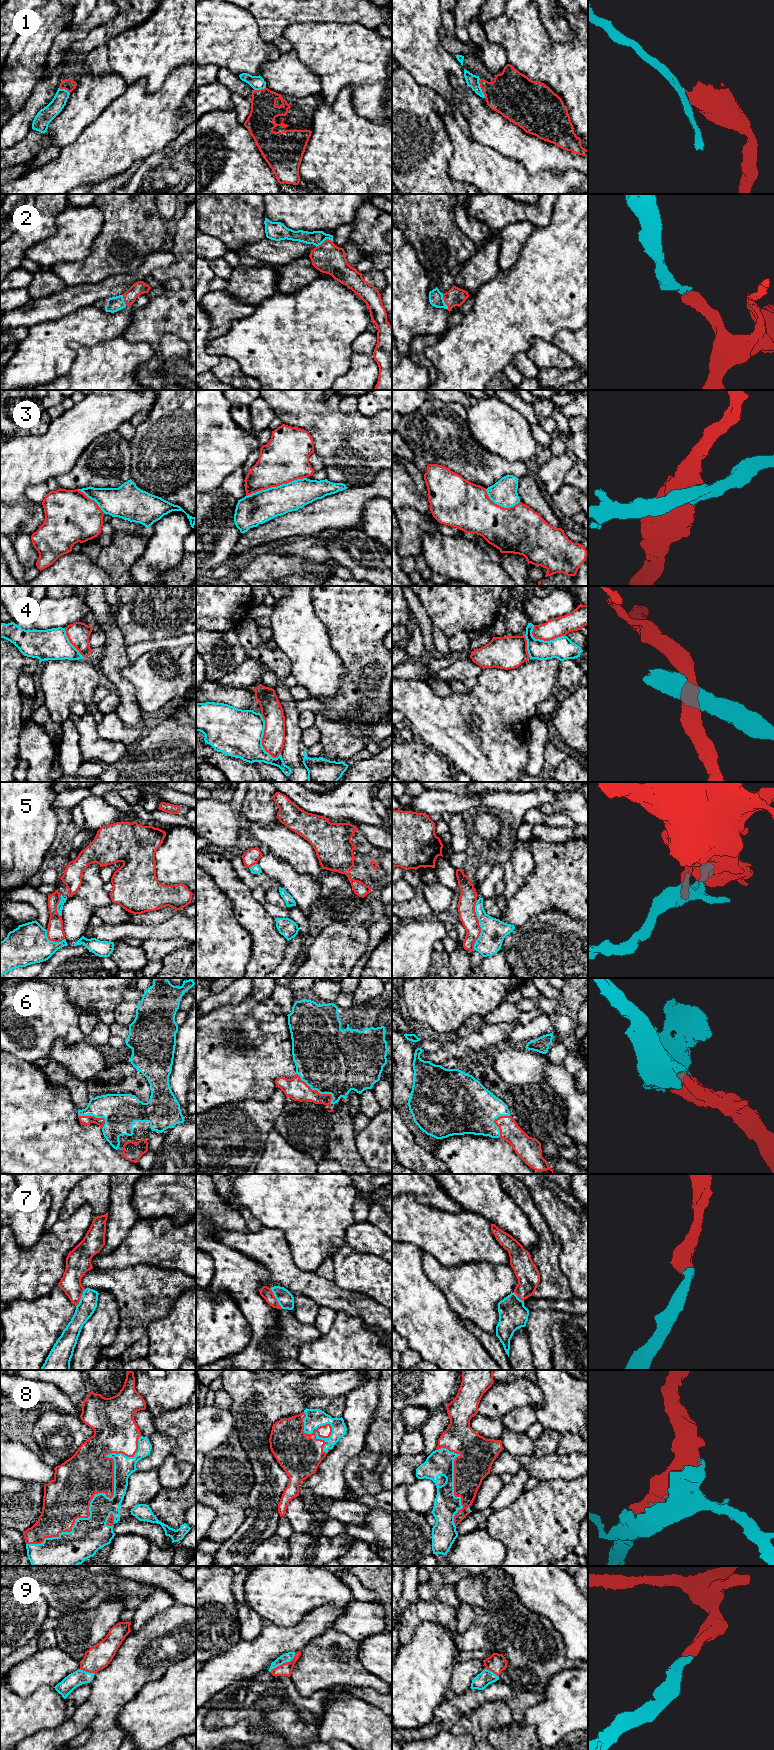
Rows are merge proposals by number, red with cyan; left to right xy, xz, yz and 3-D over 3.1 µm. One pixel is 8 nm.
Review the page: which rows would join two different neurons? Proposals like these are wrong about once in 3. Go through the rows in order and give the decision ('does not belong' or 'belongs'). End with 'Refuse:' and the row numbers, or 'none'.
1: does not belong
2: belongs
3: does not belong
4: does not belong
5: does not belong
6: belongs
7: belongs
8: belongs
9: belongs
Refuse: 1, 3, 4, 5

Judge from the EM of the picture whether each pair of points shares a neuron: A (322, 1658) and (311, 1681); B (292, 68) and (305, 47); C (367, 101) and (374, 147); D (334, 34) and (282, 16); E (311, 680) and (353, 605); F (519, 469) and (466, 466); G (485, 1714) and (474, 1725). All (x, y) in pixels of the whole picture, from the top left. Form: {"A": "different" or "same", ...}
{"A": "same", "B": "different", "C": "different", "D": "different", "E": "different", "F": "same", "G": "same"}

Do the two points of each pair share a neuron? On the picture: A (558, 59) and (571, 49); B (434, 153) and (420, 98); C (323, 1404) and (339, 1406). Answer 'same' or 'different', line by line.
A: same
B: same
C: same

